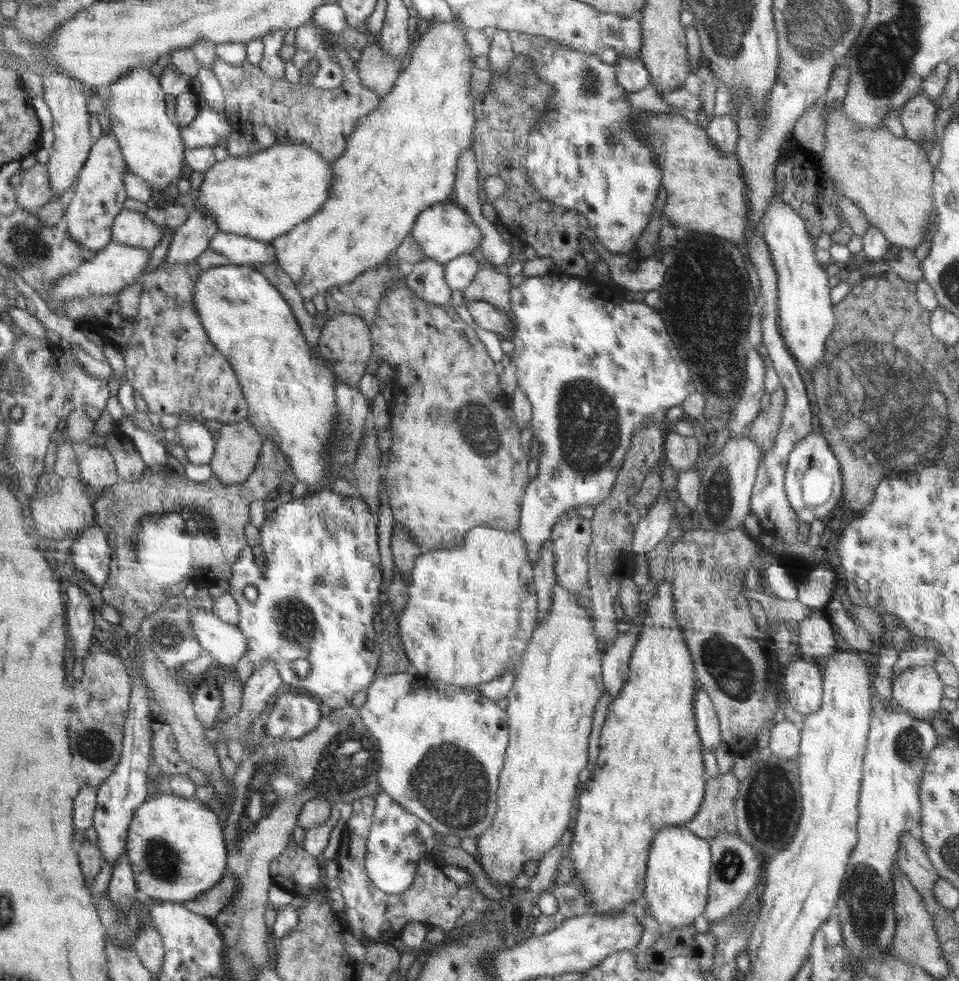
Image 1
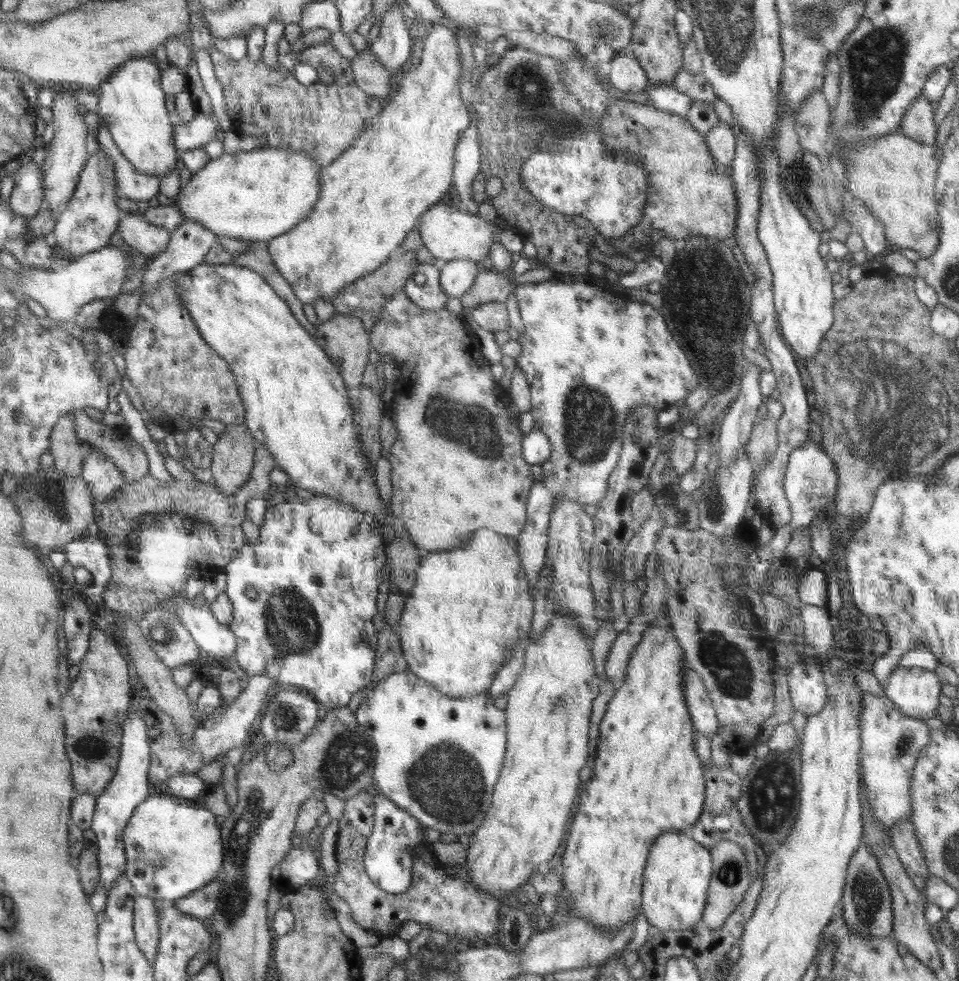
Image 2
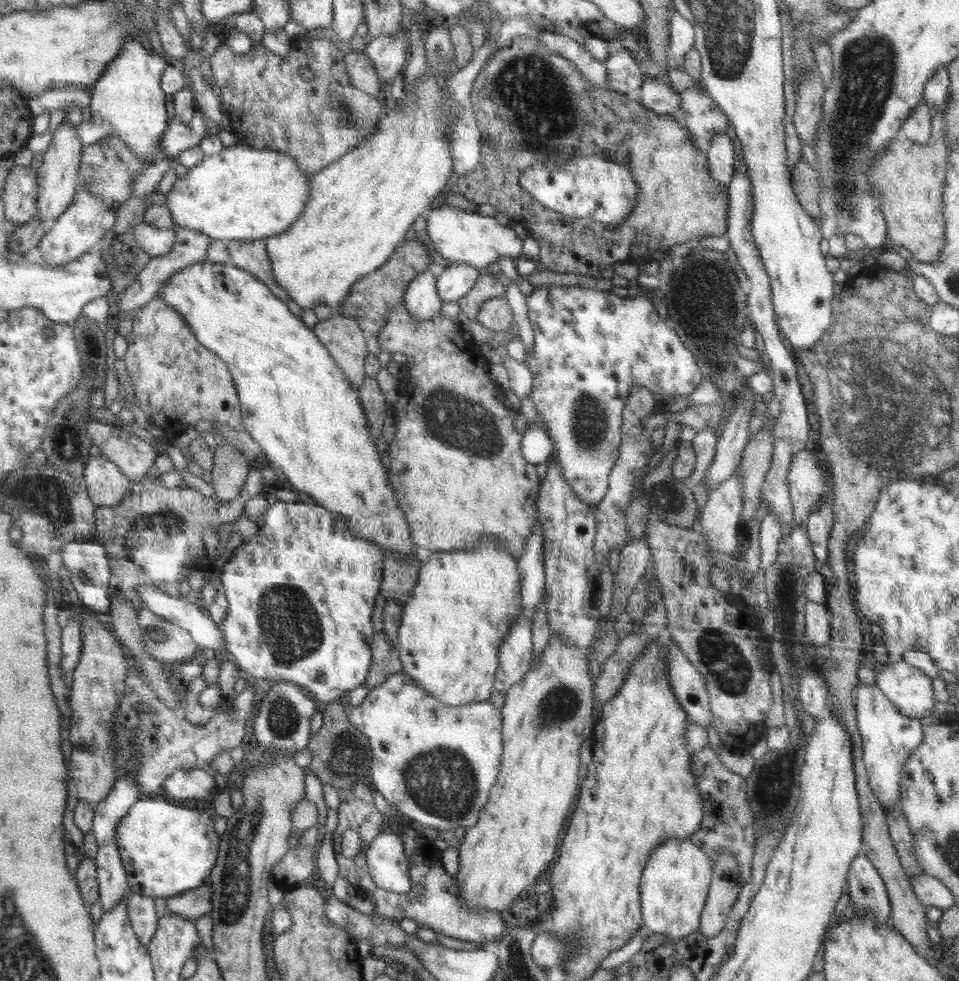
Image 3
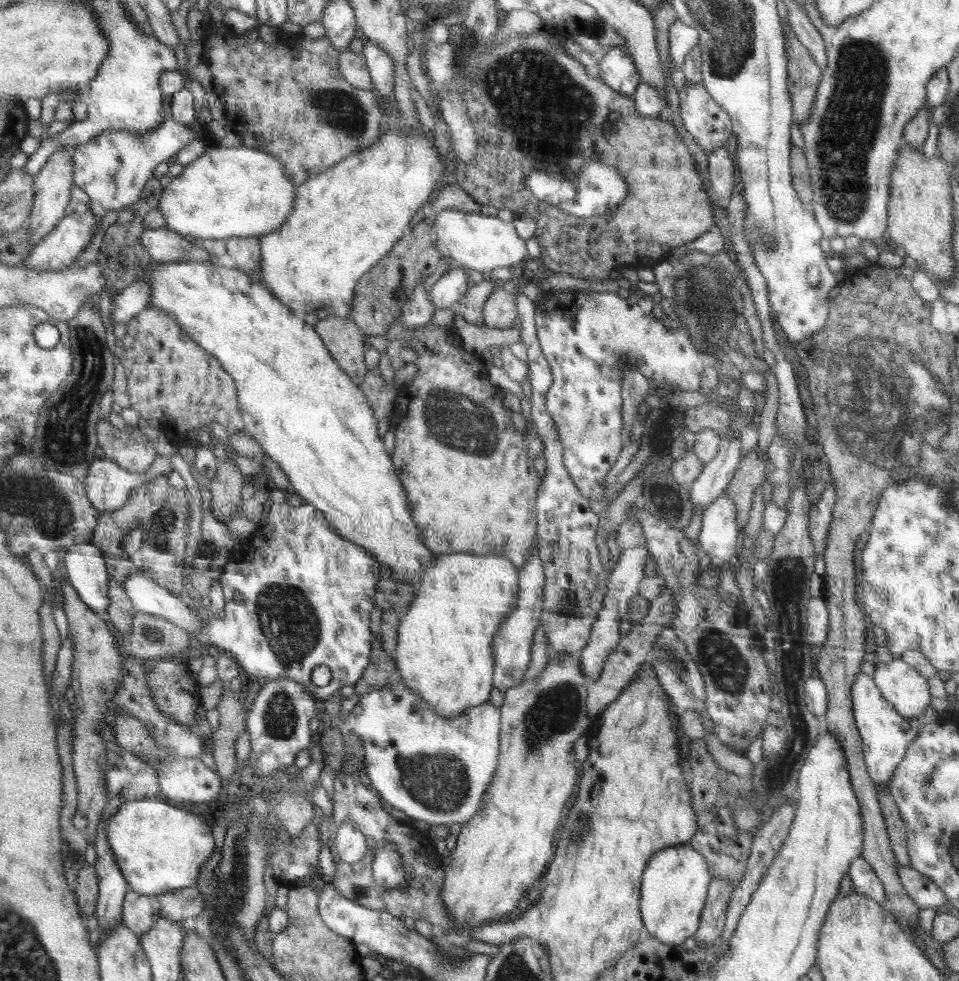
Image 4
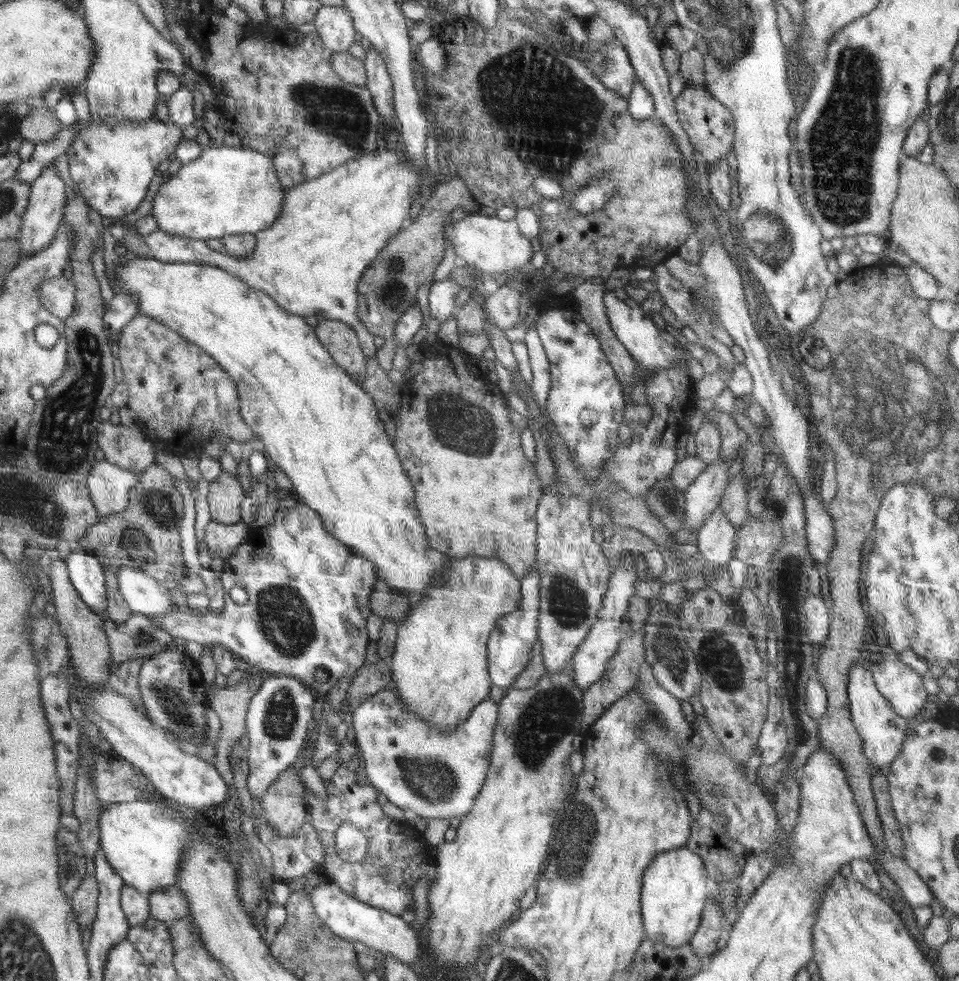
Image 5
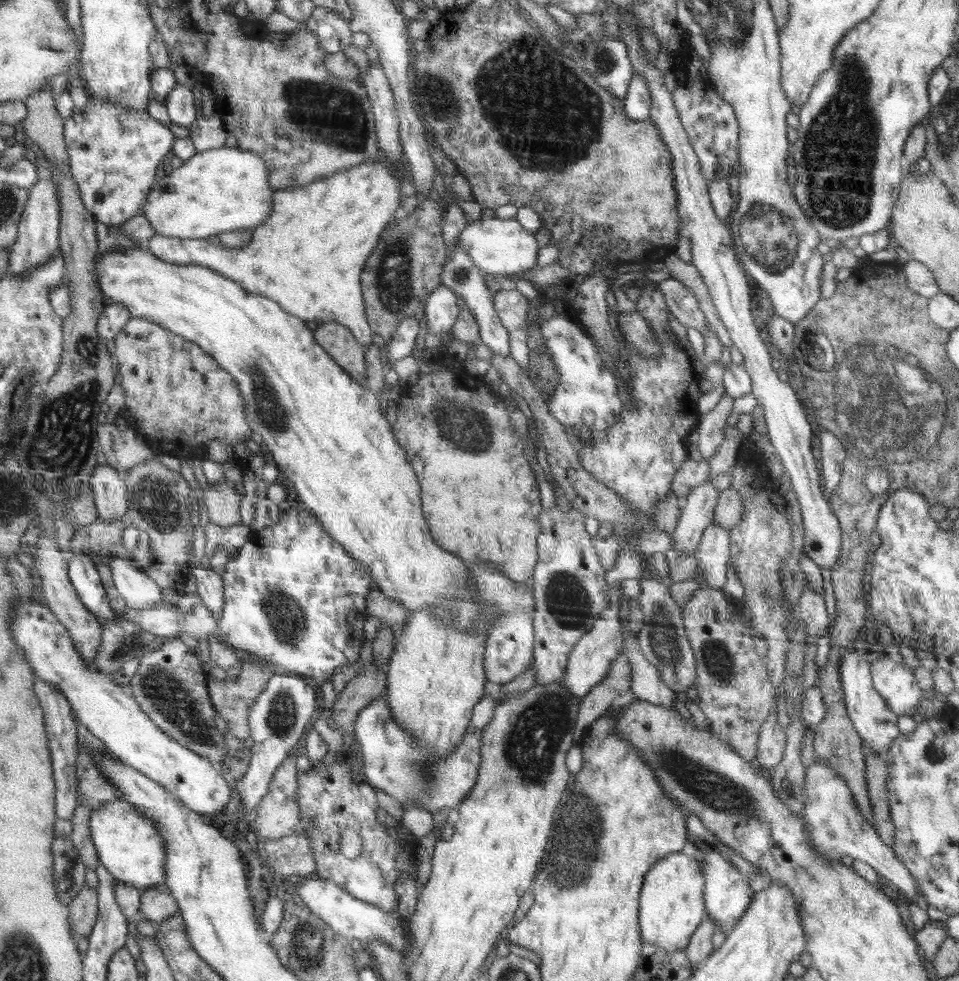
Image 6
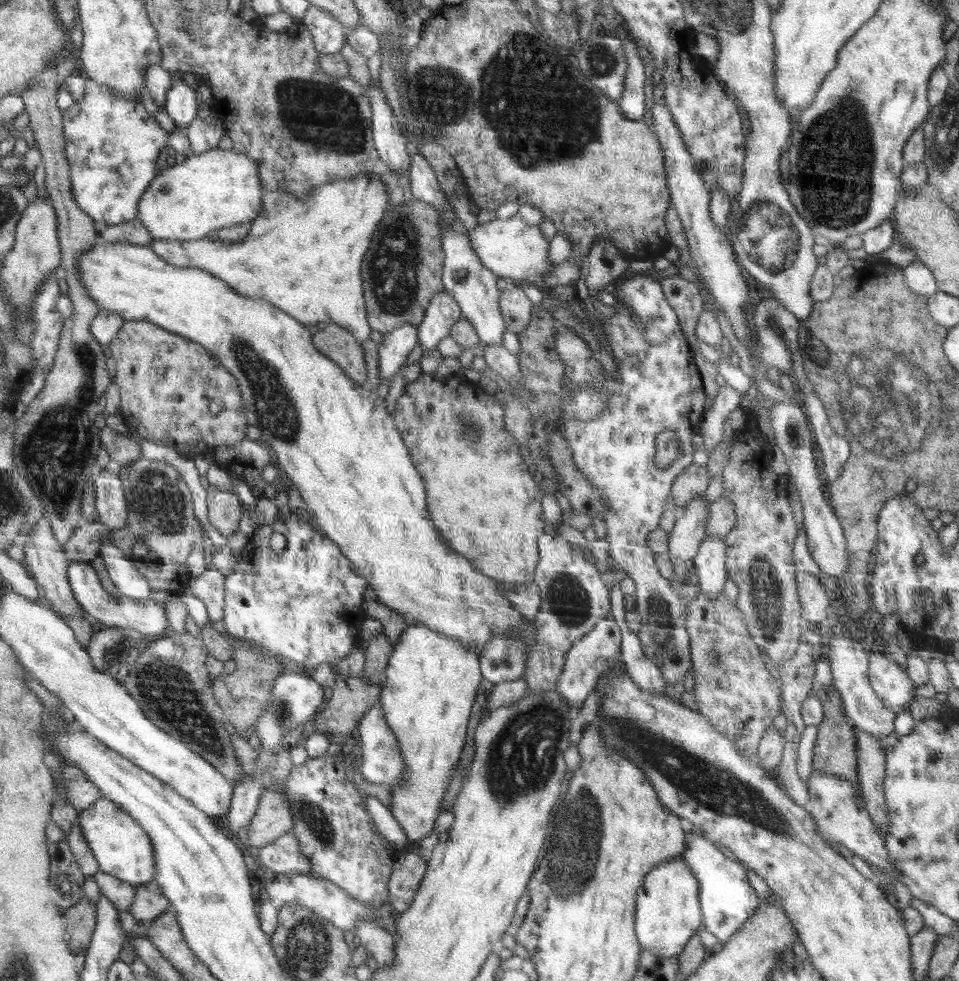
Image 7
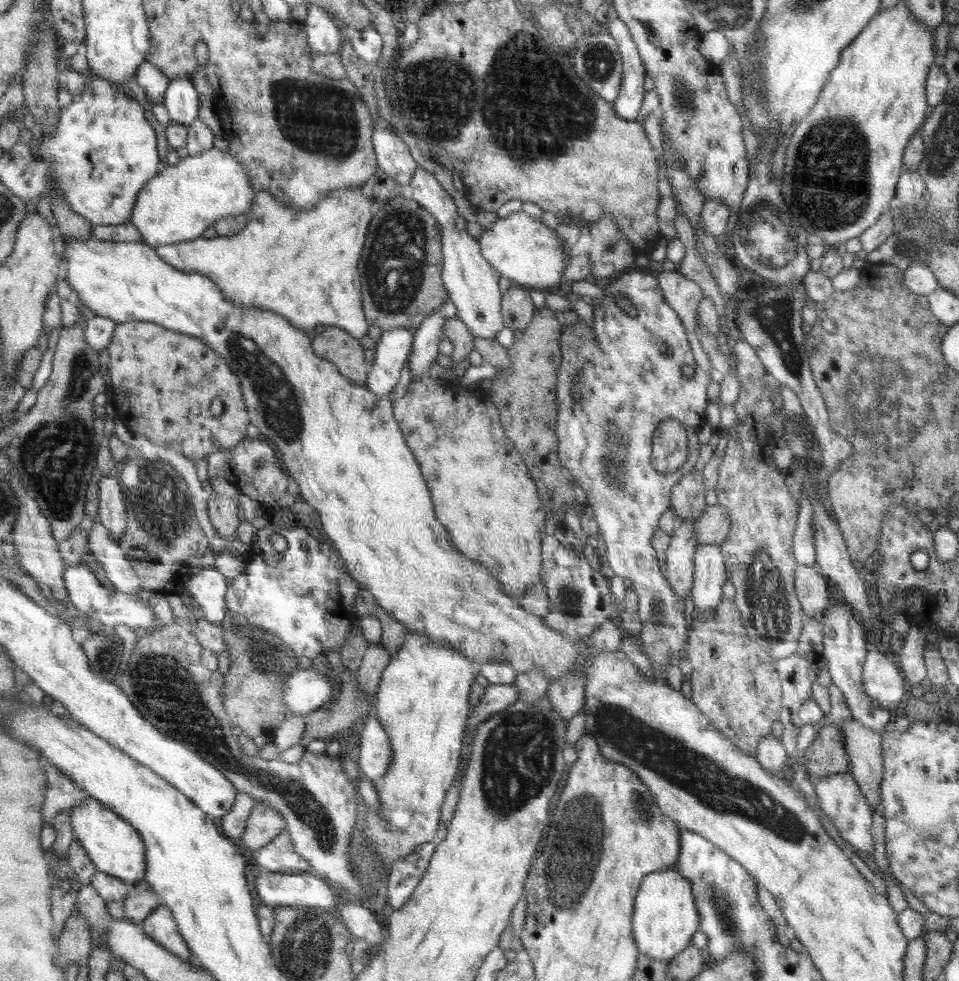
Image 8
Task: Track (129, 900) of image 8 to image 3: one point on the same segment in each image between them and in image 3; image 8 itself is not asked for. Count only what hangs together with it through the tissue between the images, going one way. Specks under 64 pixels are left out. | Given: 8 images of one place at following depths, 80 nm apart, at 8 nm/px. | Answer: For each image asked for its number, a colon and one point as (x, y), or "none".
3: (193, 903)
4: (181, 905)
5: (168, 904)
6: (156, 904)
7: (149, 902)

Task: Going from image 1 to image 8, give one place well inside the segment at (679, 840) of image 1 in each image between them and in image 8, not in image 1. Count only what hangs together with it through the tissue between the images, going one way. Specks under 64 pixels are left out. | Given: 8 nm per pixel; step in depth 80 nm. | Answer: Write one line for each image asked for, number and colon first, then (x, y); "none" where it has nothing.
2: (676, 880)
3: (674, 885)
4: (674, 886)
5: (675, 886)
6: (671, 906)
7: (667, 915)
8: (665, 917)

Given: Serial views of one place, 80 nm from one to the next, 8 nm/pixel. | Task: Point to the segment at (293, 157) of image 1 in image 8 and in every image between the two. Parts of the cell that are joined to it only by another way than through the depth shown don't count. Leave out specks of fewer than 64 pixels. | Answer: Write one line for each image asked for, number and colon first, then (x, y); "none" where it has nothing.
2: (259, 195)
3: (241, 193)
4: (229, 192)
5: (228, 190)
6: (219, 190)
7: (219, 188)
8: (180, 203)

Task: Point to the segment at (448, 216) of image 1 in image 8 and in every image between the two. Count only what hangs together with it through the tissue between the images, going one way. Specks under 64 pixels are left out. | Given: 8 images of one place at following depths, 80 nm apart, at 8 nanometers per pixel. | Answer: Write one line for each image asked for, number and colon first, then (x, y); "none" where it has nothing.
2: (447, 234)
3: (458, 236)
4: (479, 242)
5: (489, 245)
6: (497, 247)
7: (512, 249)
8: (521, 248)

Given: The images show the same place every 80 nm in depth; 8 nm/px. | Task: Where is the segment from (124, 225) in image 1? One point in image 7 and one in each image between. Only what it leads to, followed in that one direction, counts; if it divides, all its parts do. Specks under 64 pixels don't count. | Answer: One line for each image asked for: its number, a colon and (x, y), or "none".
2: (140, 233)
3: (156, 241)
4: (163, 245)
5: (310, 260)
6: (308, 256)
7: (304, 256)

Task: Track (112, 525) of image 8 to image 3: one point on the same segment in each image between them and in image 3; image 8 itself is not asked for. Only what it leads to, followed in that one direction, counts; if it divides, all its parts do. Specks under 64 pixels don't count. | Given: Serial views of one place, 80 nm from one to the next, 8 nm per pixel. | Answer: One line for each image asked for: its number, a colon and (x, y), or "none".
3: (106, 485)
4: (108, 487)
5: (109, 487)
6: (109, 490)
7: (110, 501)

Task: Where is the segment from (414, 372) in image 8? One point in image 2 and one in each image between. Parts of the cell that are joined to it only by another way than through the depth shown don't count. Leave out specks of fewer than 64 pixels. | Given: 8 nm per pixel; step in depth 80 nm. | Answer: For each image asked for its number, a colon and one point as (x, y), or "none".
2: (456, 277)
3: (457, 279)
4: (451, 287)
5: (442, 294)
6: (441, 310)
7: (443, 312)

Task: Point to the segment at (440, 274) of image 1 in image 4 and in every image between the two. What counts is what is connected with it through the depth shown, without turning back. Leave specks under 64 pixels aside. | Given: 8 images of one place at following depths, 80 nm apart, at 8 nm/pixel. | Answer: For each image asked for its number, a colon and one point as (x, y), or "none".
2: (430, 296)
3: (422, 301)
4: (419, 309)

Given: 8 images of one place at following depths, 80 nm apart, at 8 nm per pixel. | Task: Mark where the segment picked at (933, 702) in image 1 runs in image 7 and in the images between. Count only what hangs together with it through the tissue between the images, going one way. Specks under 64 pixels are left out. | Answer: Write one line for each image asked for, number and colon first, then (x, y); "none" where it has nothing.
2: (915, 692)
3: (911, 690)
4: (899, 683)
5: (903, 688)
6: (895, 682)
7: (890, 682)

